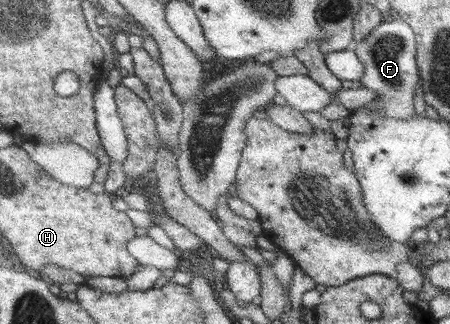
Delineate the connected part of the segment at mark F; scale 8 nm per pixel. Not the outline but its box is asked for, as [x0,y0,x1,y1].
[353,16,422,120]

